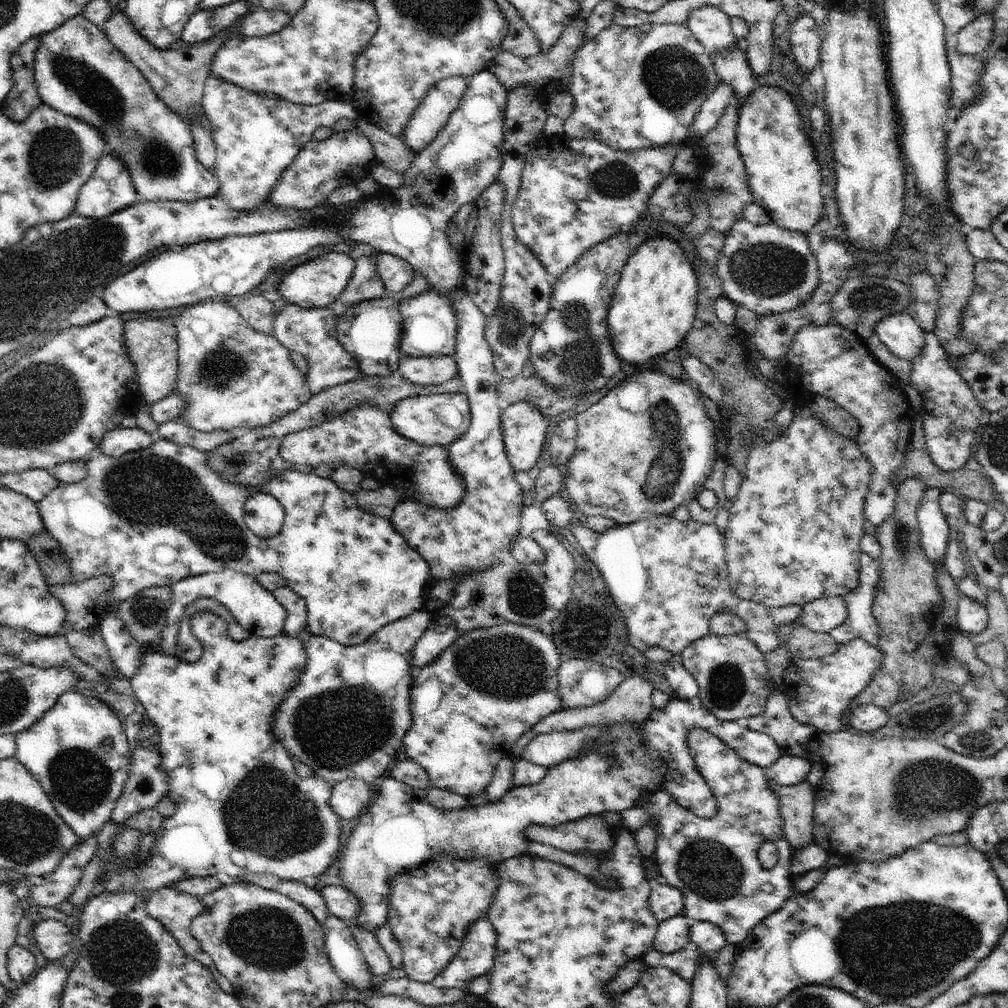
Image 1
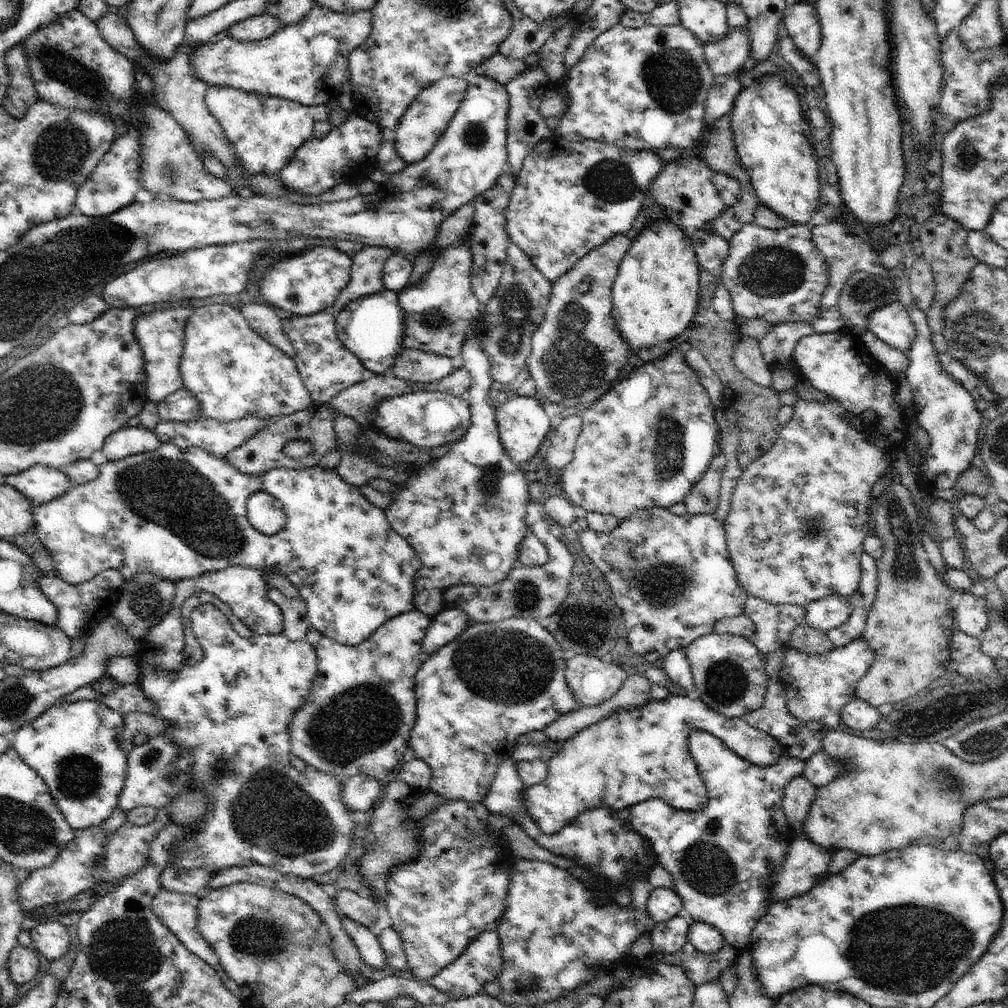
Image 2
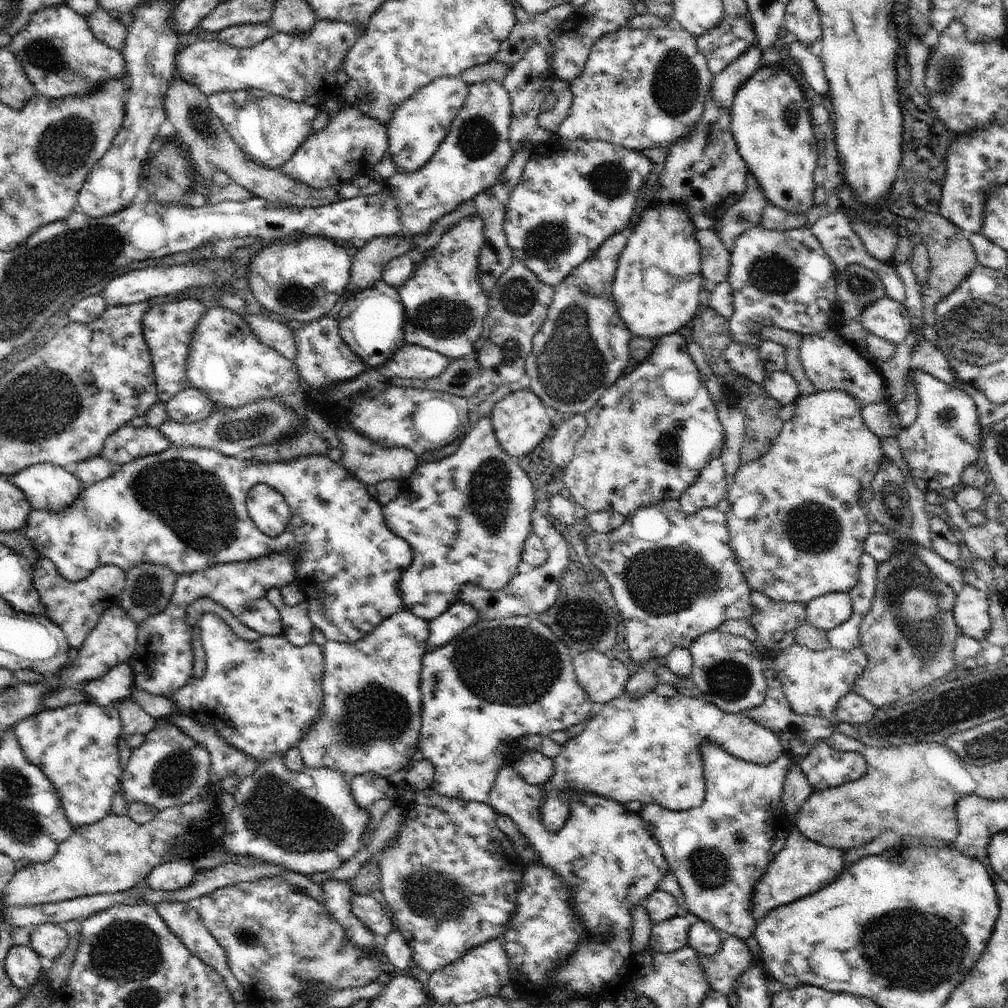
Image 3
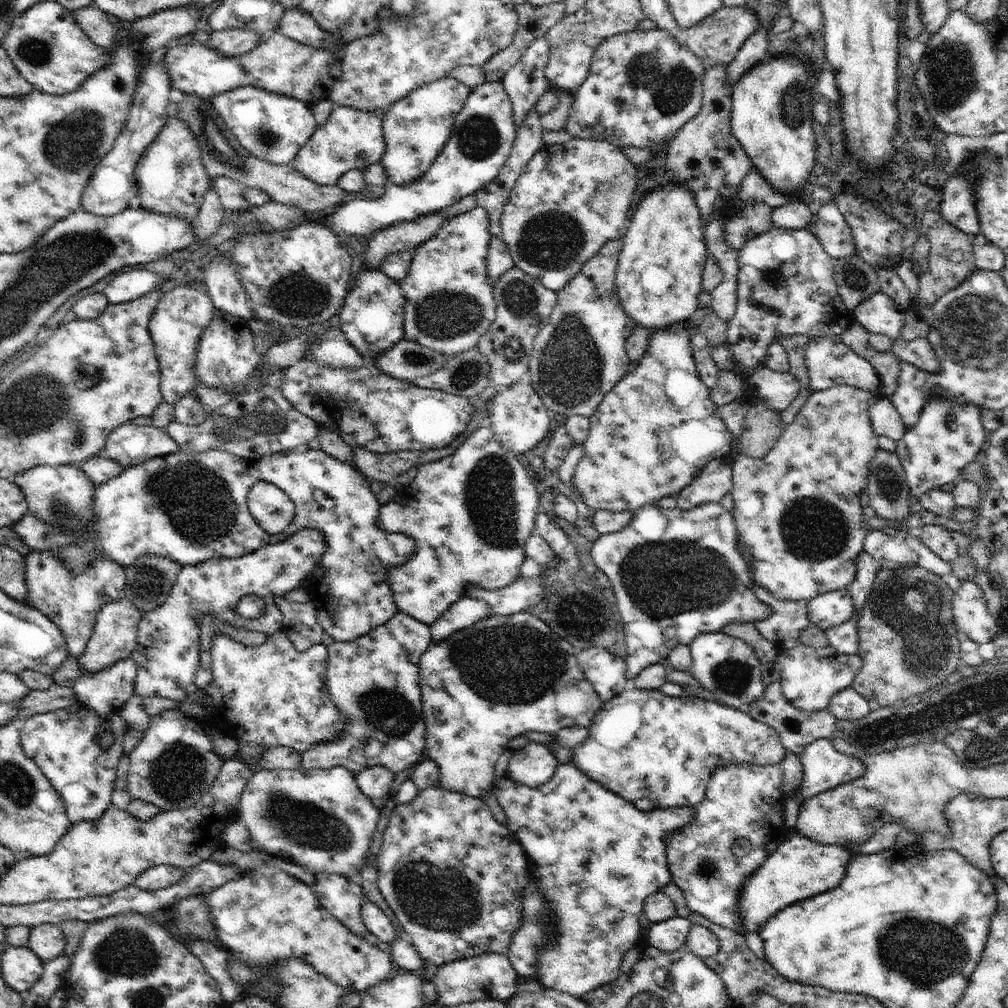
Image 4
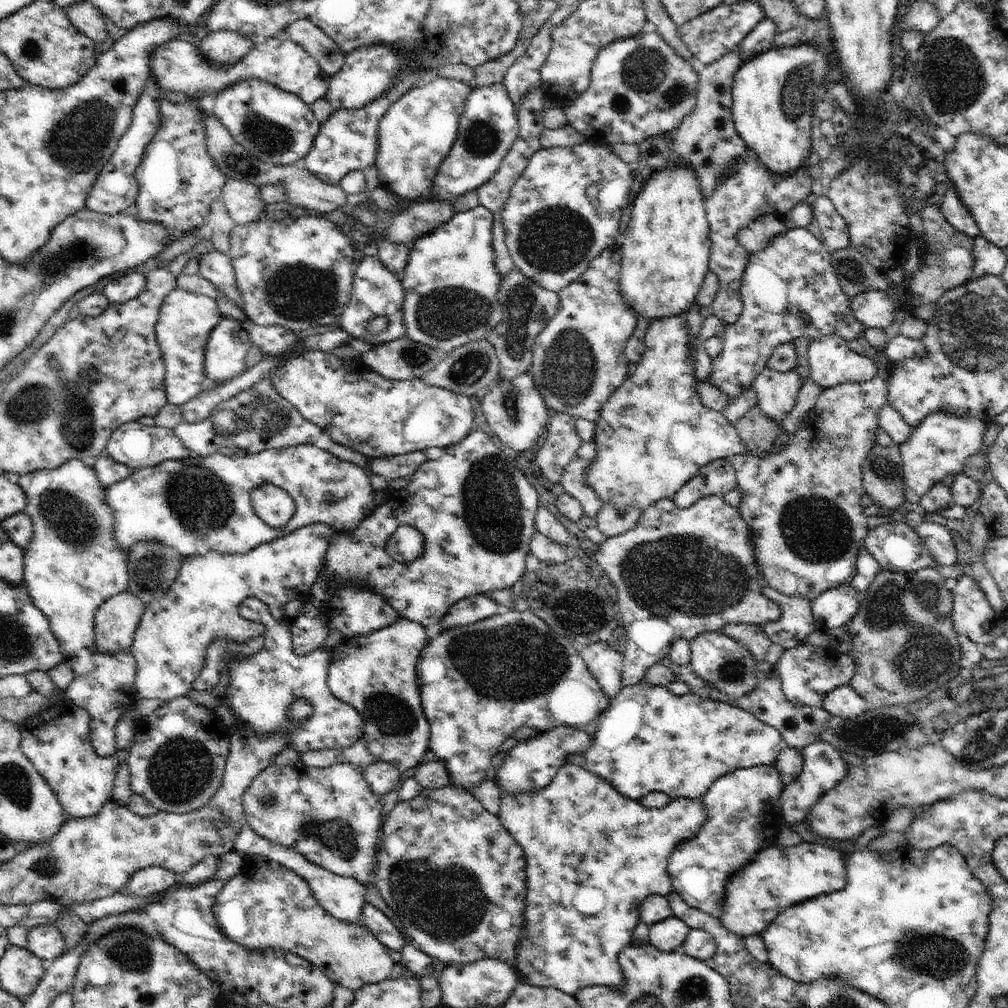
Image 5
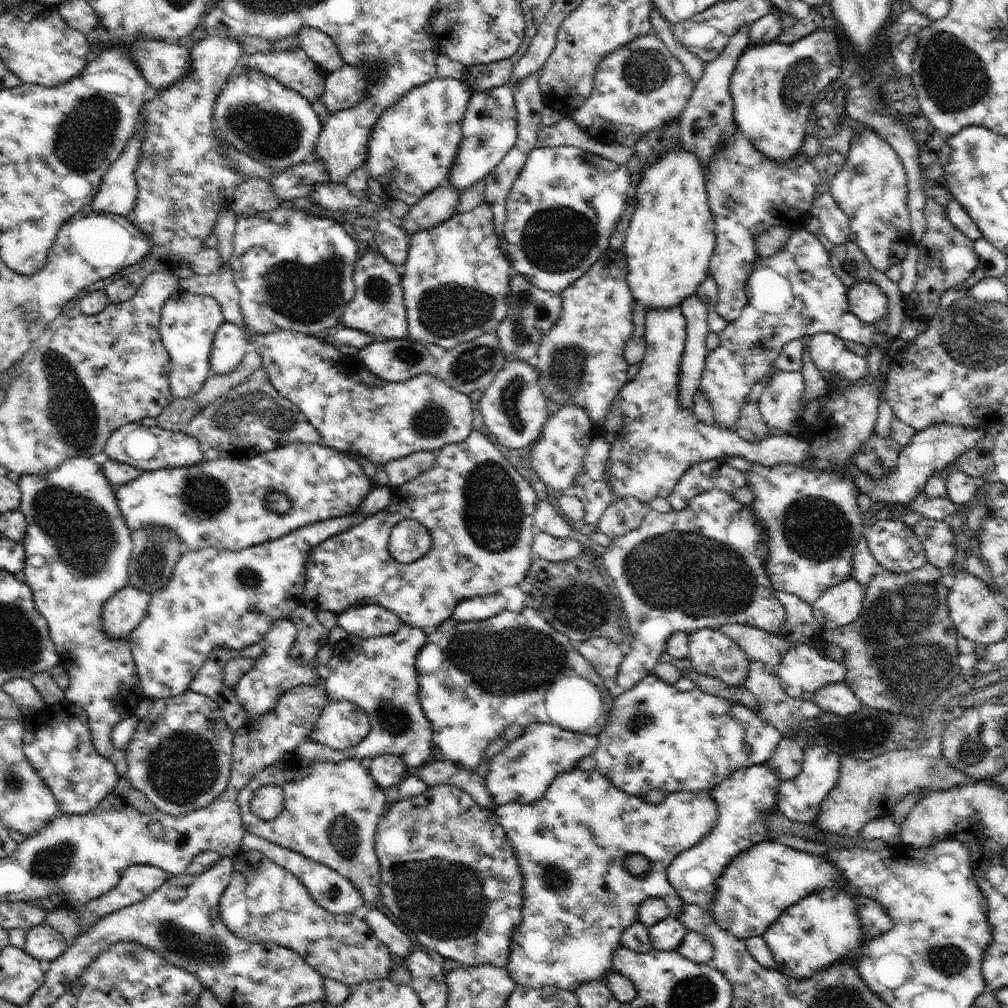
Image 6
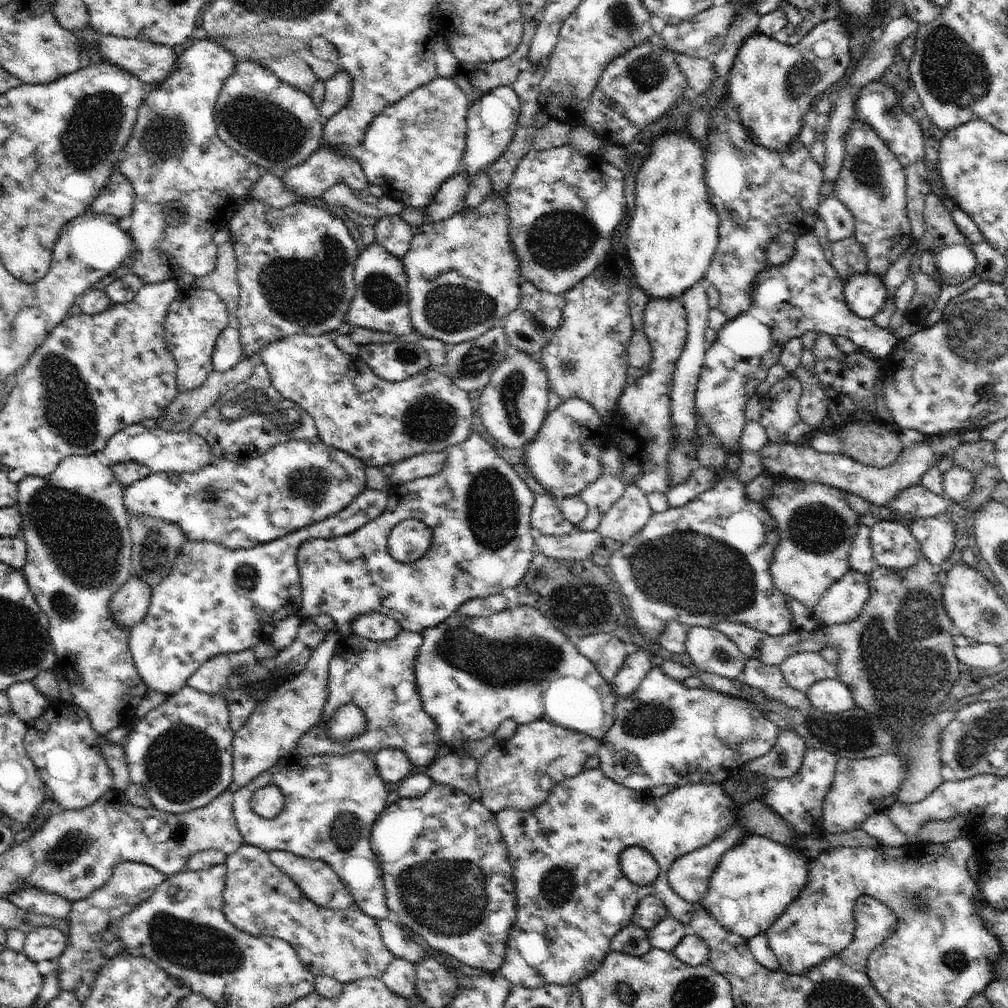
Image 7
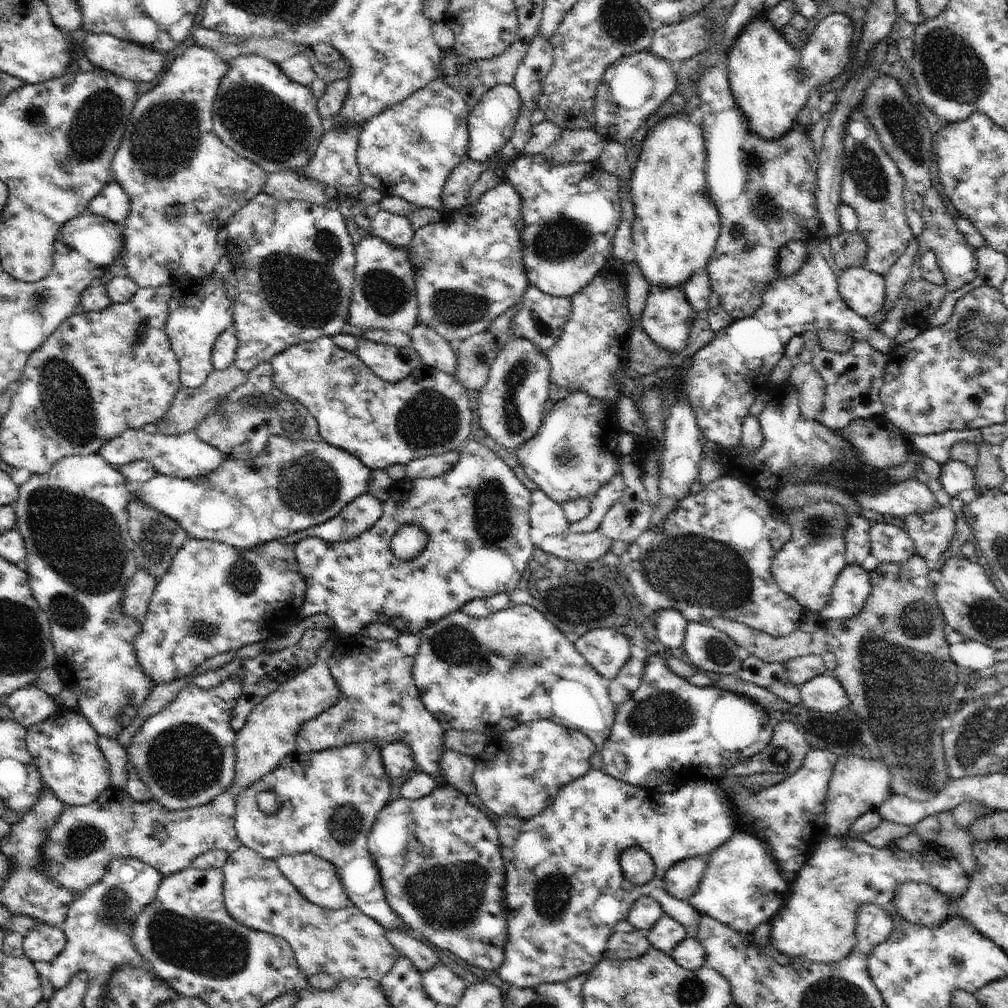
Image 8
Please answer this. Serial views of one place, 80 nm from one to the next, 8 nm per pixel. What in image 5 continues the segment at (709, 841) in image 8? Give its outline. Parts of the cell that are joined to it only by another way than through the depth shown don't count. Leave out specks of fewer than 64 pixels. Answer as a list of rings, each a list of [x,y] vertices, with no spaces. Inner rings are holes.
[[[572,763],[564,765],[550,784],[544,790],[535,795],[520,793],[517,795],[501,795],[501,805],[497,814],[502,826],[512,835],[513,840],[522,847],[526,859],[527,890],[529,899],[524,909],[525,923],[524,933],[519,938],[515,948],[514,968],[519,974],[520,982],[534,985],[535,987],[554,987],[562,992],[574,995],[584,987],[592,985],[604,985],[613,991],[622,991],[625,986],[625,978],[618,962],[619,952],[628,946],[633,928],[640,923],[640,905],[650,895],[660,895],[668,898],[673,893],[673,886],[667,871],[670,855],[679,844],[690,840],[704,826],[708,819],[708,811],[701,799],[689,799],[680,797],[670,799],[665,806],[659,808],[647,808],[640,801],[622,796],[608,781],[601,779],[596,773],[586,768],[575,766]]]

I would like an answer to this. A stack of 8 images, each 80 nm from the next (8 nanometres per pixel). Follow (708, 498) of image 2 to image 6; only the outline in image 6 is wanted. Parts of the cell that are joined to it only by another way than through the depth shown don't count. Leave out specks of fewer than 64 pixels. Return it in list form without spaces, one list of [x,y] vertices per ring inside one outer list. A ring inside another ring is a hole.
[[[712,459],[692,465],[678,480],[667,500],[674,510],[682,510],[703,492],[718,489],[735,491],[747,484],[747,474],[723,461]]]

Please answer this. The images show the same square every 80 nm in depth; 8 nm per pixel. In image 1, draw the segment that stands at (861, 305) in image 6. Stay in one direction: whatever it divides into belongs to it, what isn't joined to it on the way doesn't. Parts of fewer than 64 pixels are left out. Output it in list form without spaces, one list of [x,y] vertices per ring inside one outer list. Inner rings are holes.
[[[909,311],[892,313],[881,318],[874,327],[878,338],[892,354],[911,362],[925,345],[923,328]]]

